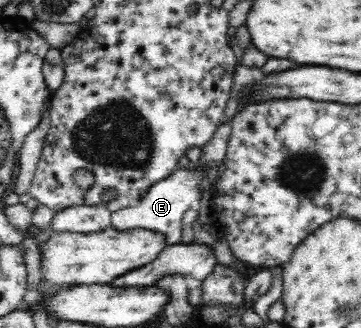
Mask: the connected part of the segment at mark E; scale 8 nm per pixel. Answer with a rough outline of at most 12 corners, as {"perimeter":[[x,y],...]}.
{"perimeter":[[177,169],[130,207],[111,213],[118,231],[146,229],[182,239],[202,174]]}

